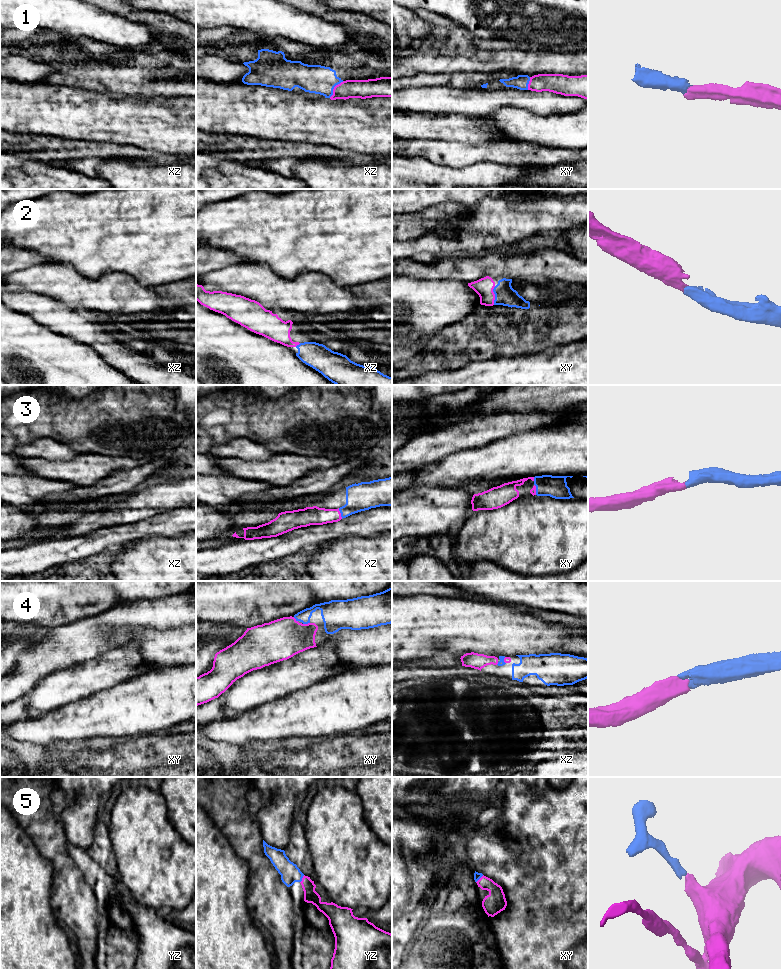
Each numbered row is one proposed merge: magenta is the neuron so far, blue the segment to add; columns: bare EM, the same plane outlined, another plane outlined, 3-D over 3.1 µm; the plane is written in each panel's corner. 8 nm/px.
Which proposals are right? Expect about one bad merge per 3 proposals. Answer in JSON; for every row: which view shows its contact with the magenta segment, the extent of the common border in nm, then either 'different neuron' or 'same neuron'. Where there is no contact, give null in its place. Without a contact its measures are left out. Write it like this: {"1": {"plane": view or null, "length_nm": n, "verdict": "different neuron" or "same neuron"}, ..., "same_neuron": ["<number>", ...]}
{"1": {"plane": "xz", "length_nm": 180, "verdict": "same neuron"}, "2": {"plane": "xy", "length_nm": 150, "verdict": "same neuron"}, "3": {"plane": "xz", "length_nm": 90, "verdict": "same neuron"}, "4": {"plane": "xy", "length_nm": 60, "verdict": "same neuron"}, "5": {"plane": "yz", "length_nm": 70, "verdict": "same neuron"}, "same_neuron": ["1", "2", "3", "4", "5"]}

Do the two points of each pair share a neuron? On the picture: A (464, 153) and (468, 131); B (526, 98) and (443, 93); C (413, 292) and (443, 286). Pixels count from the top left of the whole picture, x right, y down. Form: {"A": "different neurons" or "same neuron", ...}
{"A": "different neurons", "B": "same neuron", "C": "same neuron"}

